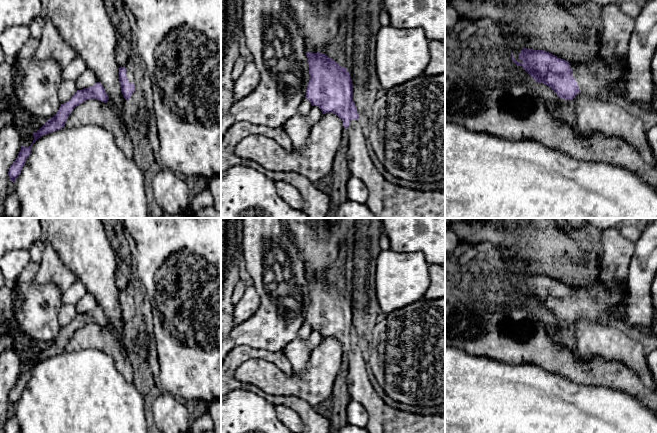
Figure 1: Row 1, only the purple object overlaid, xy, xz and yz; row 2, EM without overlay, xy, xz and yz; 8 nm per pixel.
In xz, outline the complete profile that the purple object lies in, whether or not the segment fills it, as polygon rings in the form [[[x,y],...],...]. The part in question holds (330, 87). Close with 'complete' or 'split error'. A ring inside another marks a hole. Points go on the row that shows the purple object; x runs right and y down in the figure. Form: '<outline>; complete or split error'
[[[306,53],[309,64],[310,80],[307,86],[306,98],[312,106],[318,106],[323,114],[334,113],[343,121],[343,133],[347,140],[347,163],[351,176],[357,177],[366,185],[369,196],[366,206],[375,218],[445,218],[445,190],[421,191],[401,187],[387,181],[373,164],[367,149],[367,133],[359,122],[359,114],[353,101],[353,84],[347,68],[341,67],[333,59],[322,53]]]; split error

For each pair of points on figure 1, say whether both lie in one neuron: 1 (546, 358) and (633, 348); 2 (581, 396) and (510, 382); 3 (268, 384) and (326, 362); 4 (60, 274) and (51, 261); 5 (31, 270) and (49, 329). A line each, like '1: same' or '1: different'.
1: different
2: same
3: same
4: same
5: same

